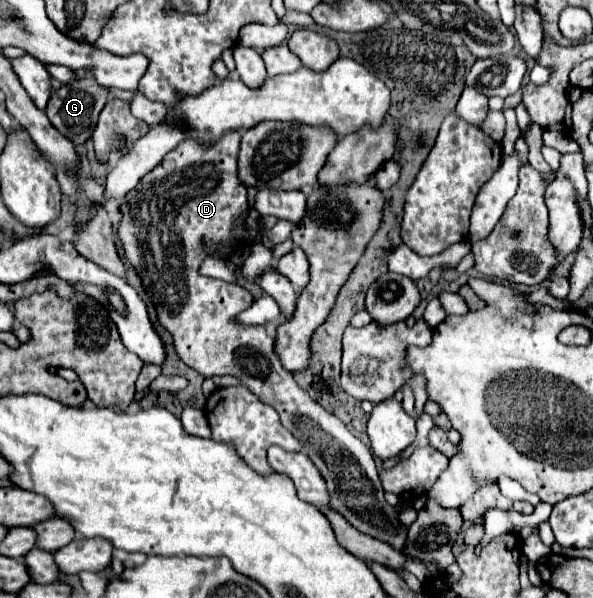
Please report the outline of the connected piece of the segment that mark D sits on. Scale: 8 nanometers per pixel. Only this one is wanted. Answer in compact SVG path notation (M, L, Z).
M227 131L211 147L203 147L195 137L189 137L139 181L139 187L127 195L119 225L127 259L135 265L147 295L157 307L159 323L173 335L179 357L203 377L237 377L259 399L273 405L283 427L303 443L301 451L309 455L325 477L331 507L361 533L401 551L407 527L401 525L399 513L383 497L385 491L367 445L295 383L293 375L281 365L265 327L251 327L251 331L235 331L231 327L231 319L253 303L251 293L197 273L201 261L207 257L203 249L219 241L229 241L237 217L247 215L249 209L247 189L237 177L239 141L239 131Z

